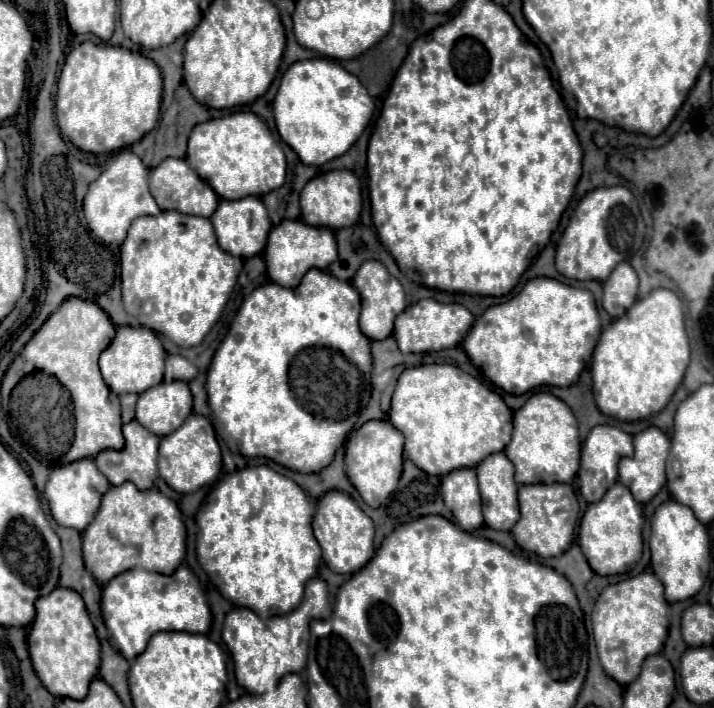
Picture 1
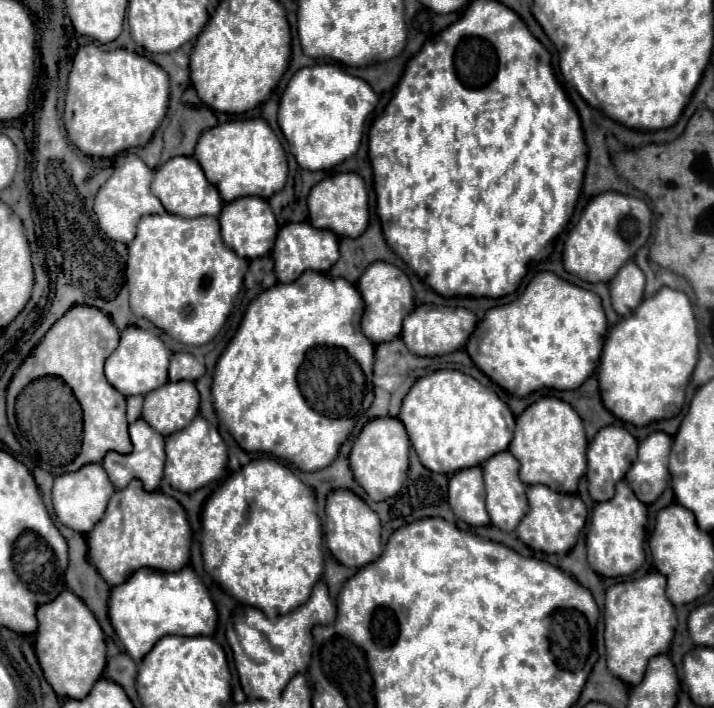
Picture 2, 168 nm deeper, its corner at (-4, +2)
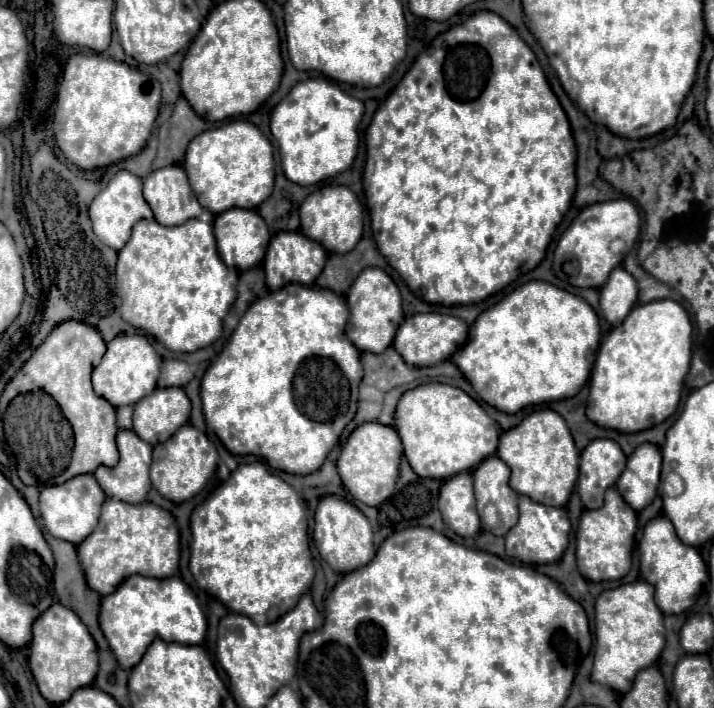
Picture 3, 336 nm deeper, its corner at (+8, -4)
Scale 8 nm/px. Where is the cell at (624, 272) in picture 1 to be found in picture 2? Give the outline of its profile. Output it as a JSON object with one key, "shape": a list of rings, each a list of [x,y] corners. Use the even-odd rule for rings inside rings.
{"shape":[[[626,262],[614,280],[610,282],[612,306],[620,316],[632,314],[632,310],[644,298],[644,272],[636,266],[636,262]]]}

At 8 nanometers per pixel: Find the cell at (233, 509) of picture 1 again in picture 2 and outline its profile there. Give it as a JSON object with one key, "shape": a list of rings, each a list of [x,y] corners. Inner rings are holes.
{"shape":[[[272,458],[248,462],[242,470],[227,477],[206,500],[201,550],[204,570],[238,602],[262,610],[268,618],[292,612],[308,600],[312,586],[324,570],[322,524],[316,512],[314,490]]]}

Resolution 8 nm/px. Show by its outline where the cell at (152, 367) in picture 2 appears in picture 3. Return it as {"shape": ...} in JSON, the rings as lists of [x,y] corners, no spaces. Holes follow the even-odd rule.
{"shape":[[[120,334],[108,342],[108,350],[102,362],[92,372],[92,384],[98,396],[106,398],[112,406],[118,408],[126,404],[136,404],[140,398],[148,396],[156,388],[158,374],[160,374],[160,356],[150,346],[148,338],[140,334],[134,336]]]}

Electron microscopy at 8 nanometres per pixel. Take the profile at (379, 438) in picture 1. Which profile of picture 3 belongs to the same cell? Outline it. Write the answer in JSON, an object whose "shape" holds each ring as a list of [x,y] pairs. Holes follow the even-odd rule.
{"shape":[[[364,422],[350,434],[346,446],[338,456],[336,466],[340,472],[342,484],[356,500],[368,506],[380,506],[394,492],[400,458],[402,458],[402,442],[396,430],[380,422]]]}

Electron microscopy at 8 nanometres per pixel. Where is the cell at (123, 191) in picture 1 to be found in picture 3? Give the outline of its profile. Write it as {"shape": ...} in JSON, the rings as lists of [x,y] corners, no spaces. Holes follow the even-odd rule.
{"shape":[[[120,170],[112,176],[106,188],[100,194],[96,194],[96,200],[92,200],[88,214],[90,214],[92,230],[96,232],[96,236],[100,236],[100,240],[104,240],[104,244],[108,244],[114,250],[120,250],[128,242],[130,230],[138,220],[154,218],[148,202],[142,196],[142,178],[134,176],[128,170]]]}

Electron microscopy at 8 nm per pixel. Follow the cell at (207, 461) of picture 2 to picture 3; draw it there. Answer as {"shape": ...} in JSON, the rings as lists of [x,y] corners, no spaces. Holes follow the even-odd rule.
{"shape":[[[184,424],[178,432],[172,434],[164,444],[154,446],[154,462],[150,466],[150,480],[152,486],[172,502],[184,502],[198,494],[208,478],[213,476],[217,469],[218,452],[214,444],[206,438],[204,432],[194,428],[192,424]]]}

